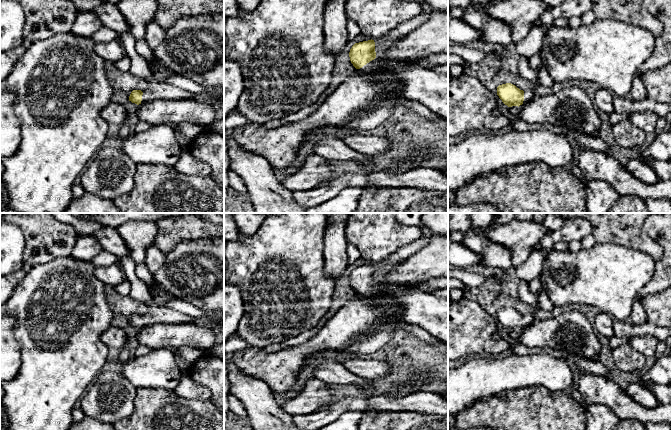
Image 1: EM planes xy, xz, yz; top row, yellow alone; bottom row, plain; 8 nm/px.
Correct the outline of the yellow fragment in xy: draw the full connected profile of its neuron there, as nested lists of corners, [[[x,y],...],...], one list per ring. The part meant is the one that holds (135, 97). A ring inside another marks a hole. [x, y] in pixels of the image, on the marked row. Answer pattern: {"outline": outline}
{"outline": [[[130,32],[119,34],[118,39],[124,48],[125,54],[130,58],[131,67],[129,71],[147,82],[147,89],[144,91],[133,90],[129,96],[129,101],[139,105],[158,99],[182,100],[196,98],[196,95],[189,91],[155,80],[149,69],[149,62],[137,53],[135,49],[136,39]]]}

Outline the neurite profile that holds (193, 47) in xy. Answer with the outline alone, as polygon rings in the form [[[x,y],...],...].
[[[224,12],[181,17],[170,29],[165,31],[164,40],[153,53],[154,59],[174,73],[204,87],[220,86],[224,88]]]

